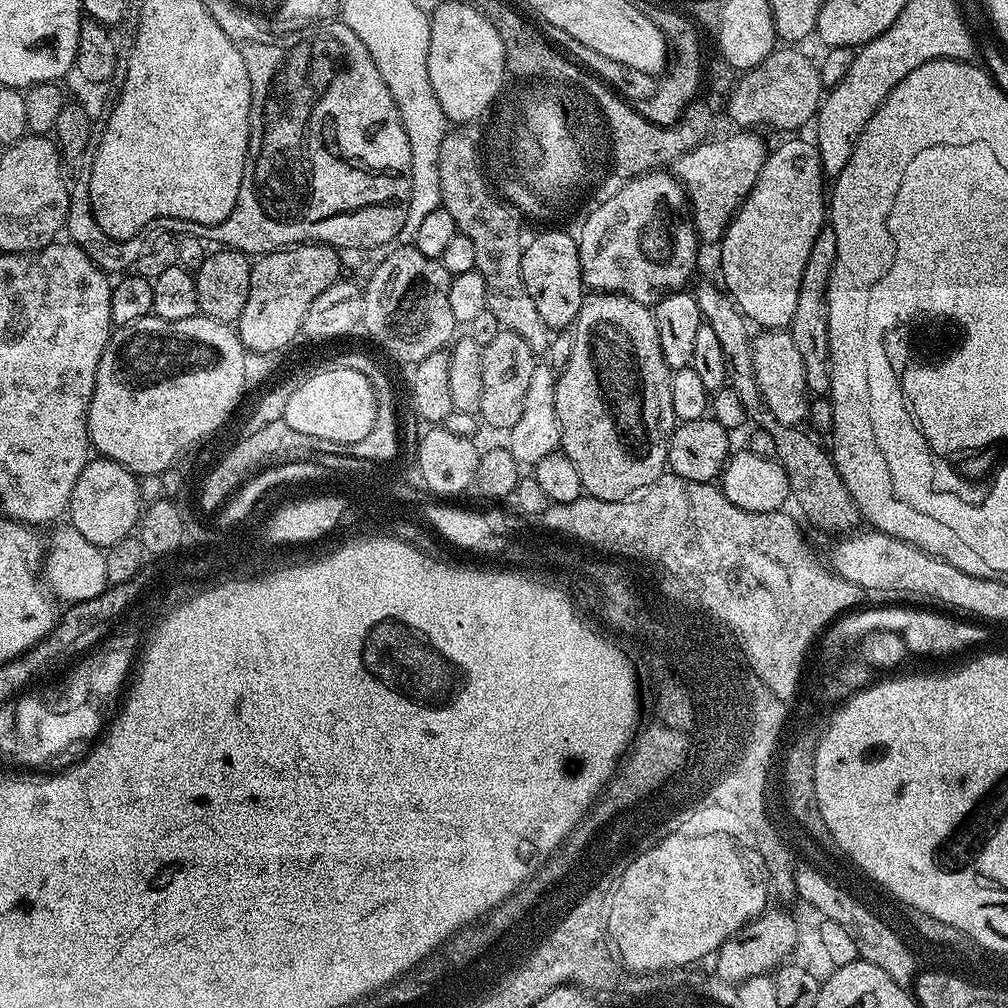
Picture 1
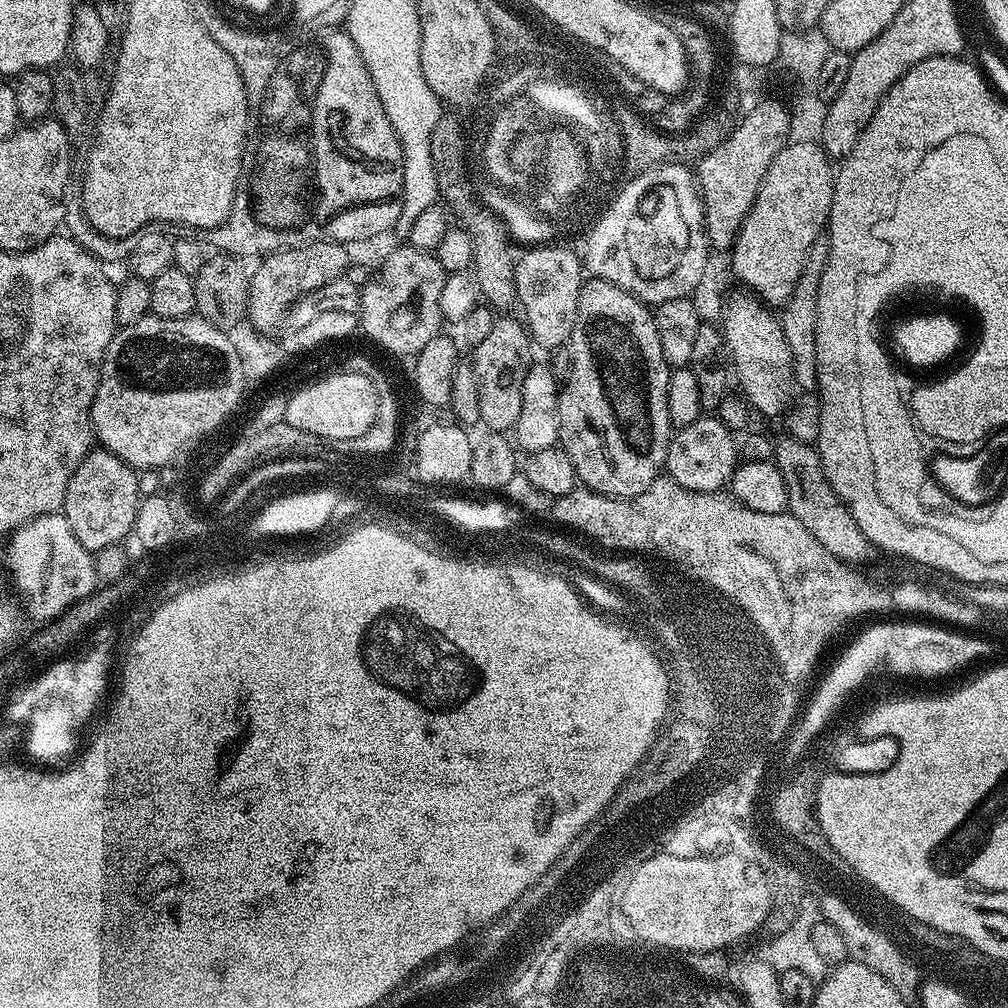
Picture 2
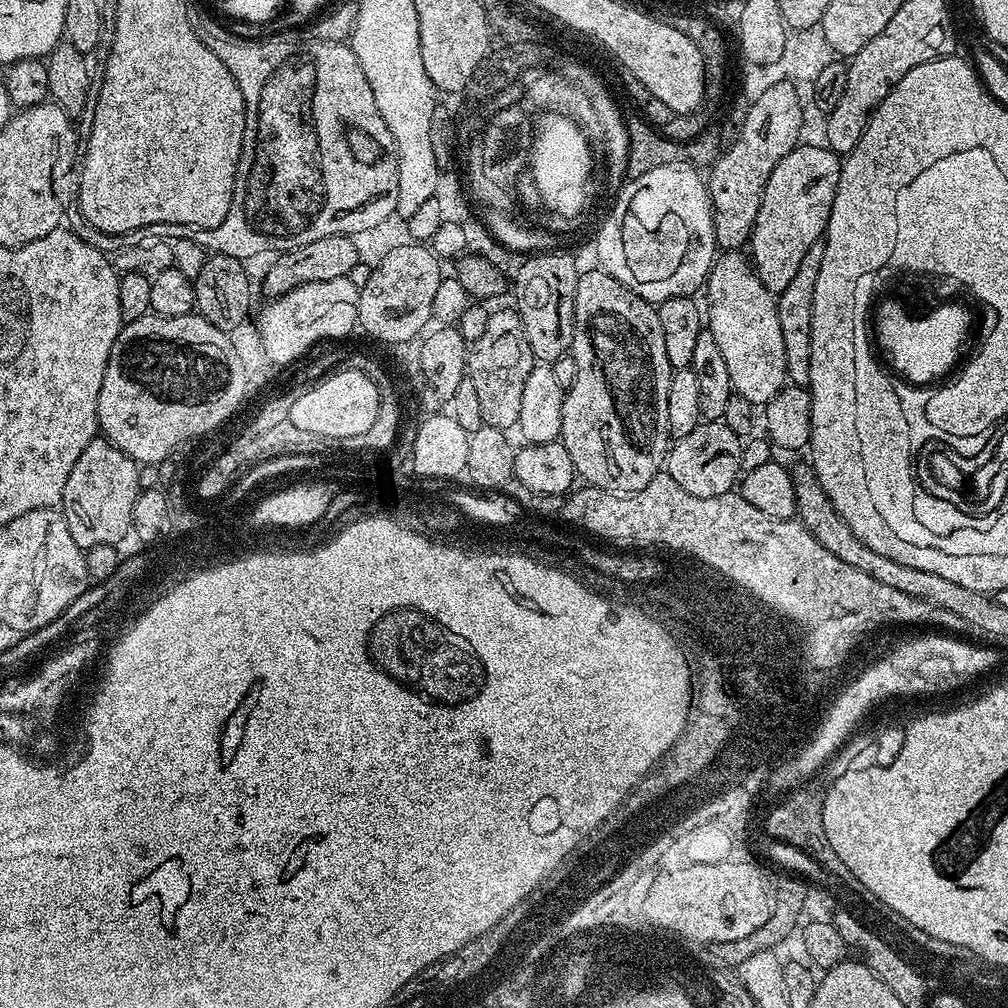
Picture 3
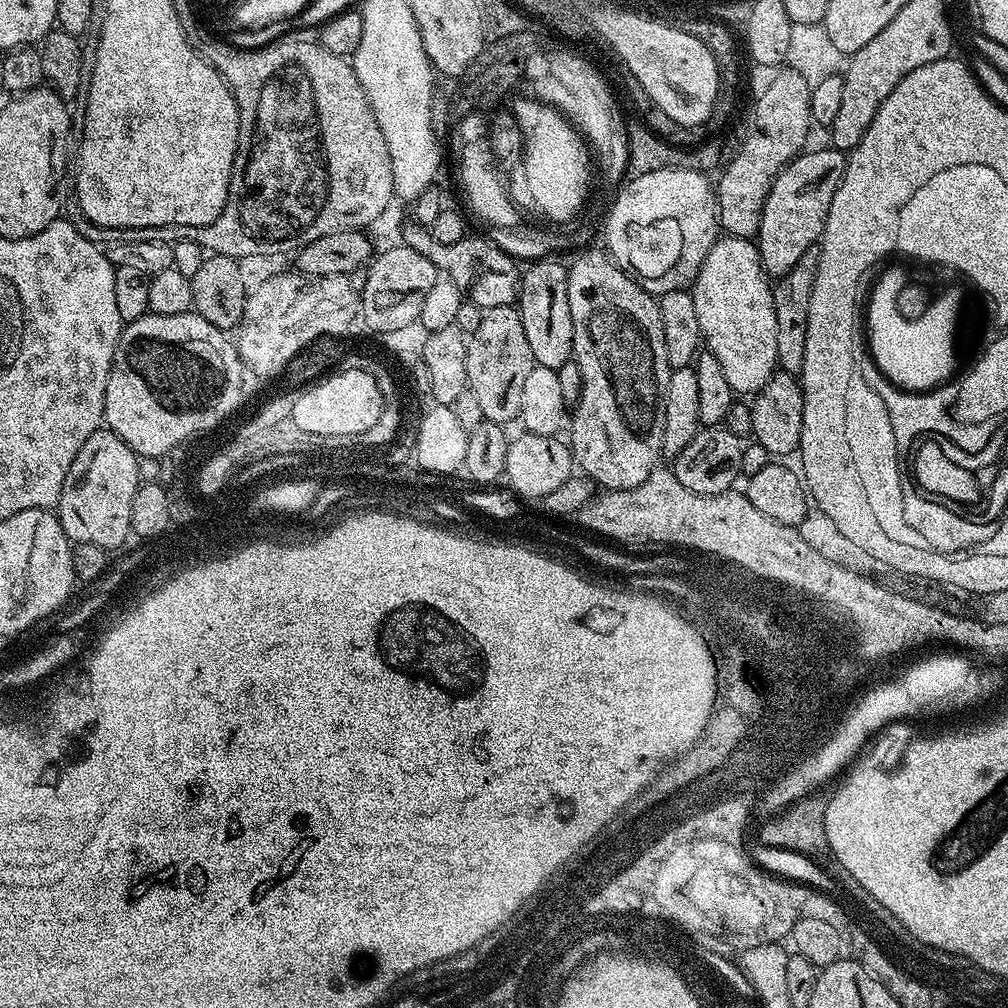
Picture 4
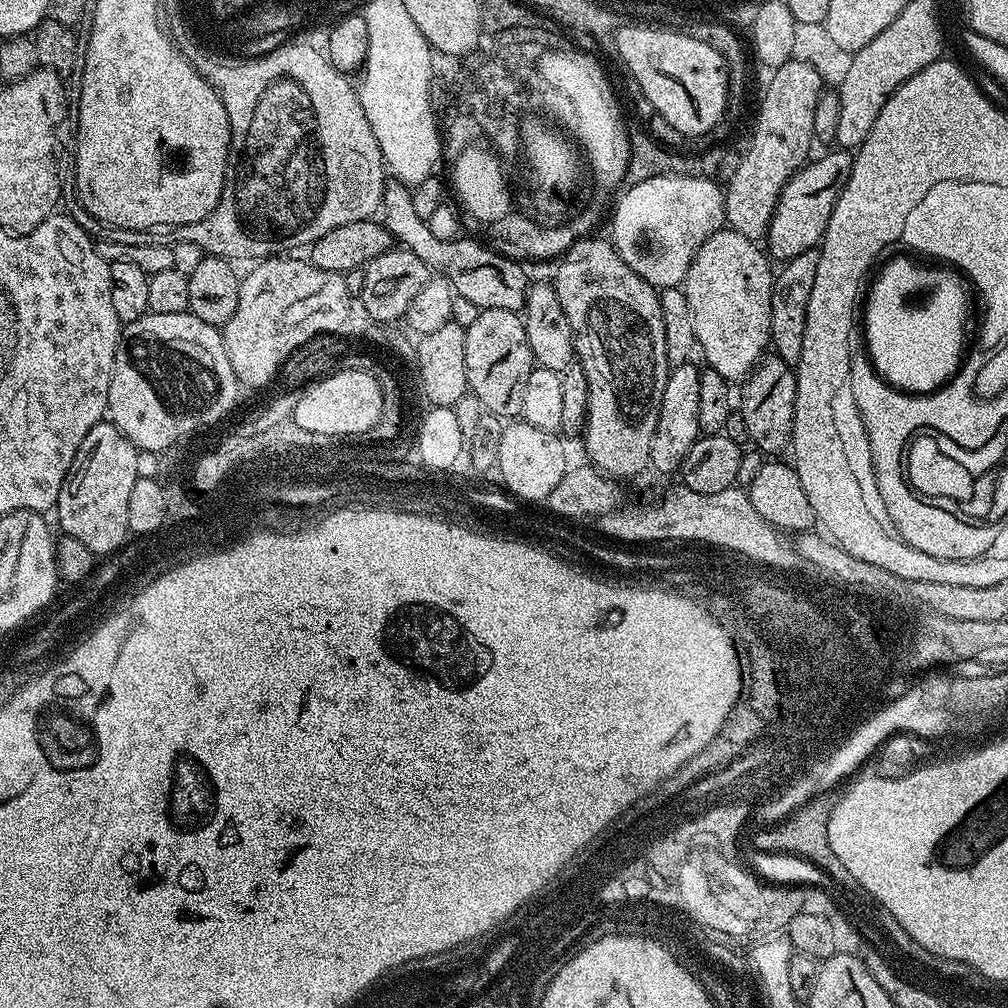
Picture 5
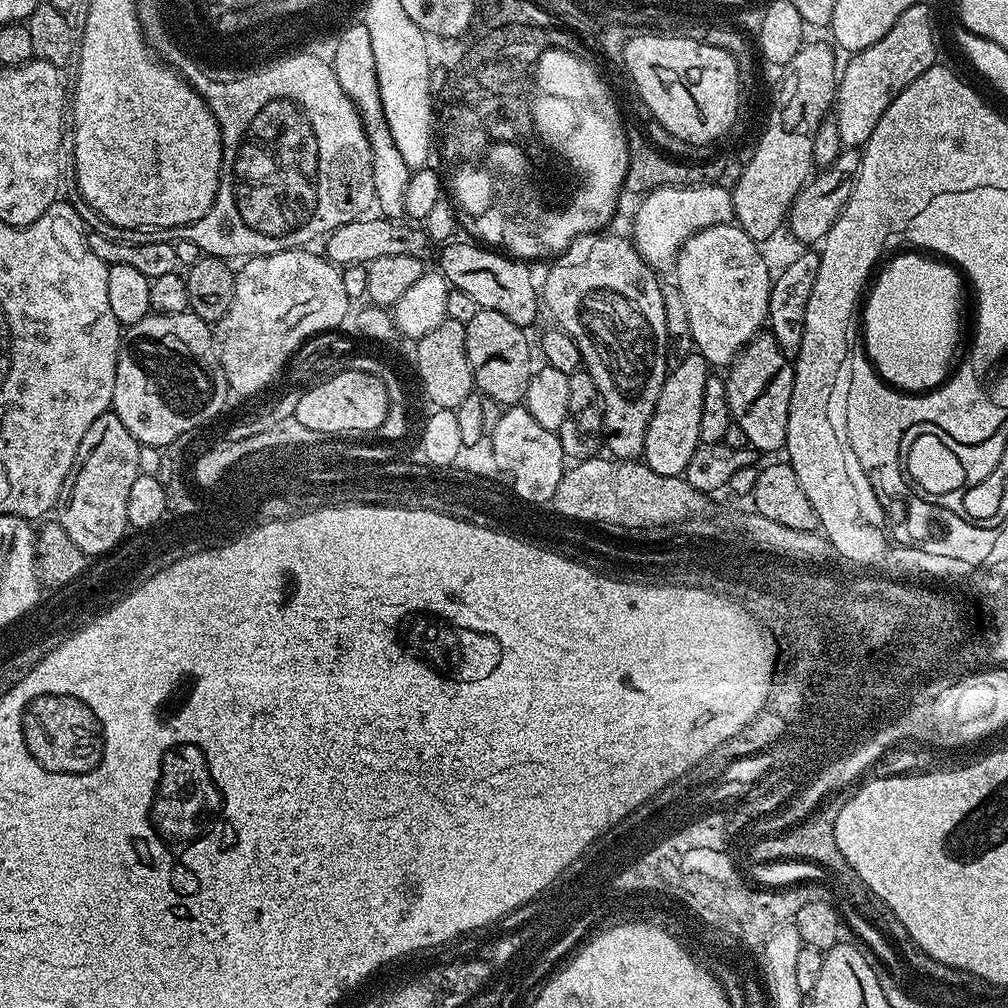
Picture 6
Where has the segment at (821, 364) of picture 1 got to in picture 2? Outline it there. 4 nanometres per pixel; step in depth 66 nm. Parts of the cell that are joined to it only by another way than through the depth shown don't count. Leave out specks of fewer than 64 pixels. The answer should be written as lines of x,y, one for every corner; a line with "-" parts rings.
827,235
814,238
814,246
806,254
806,262
802,266
802,274
798,278
798,286
794,286
794,294
782,306
778,319
786,334
786,342
792,355
792,378
795,387
801,393
812,394
817,391
816,379
816,327
818,326
818,282
822,282
822,270
828,261
830,242

